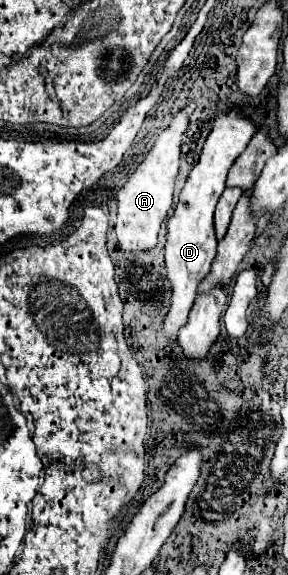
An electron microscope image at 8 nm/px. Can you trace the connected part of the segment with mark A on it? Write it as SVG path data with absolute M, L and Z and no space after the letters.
M189 103L185 109L177 111L169 123L169 127L157 137L153 149L147 153L143 163L135 169L129 181L117 193L117 237L119 247L129 253L141 253L153 249L157 245L157 233L173 205L173 185L179 171L179 155L181 155L181 139L187 131L189 117L195 111L195 103Z

